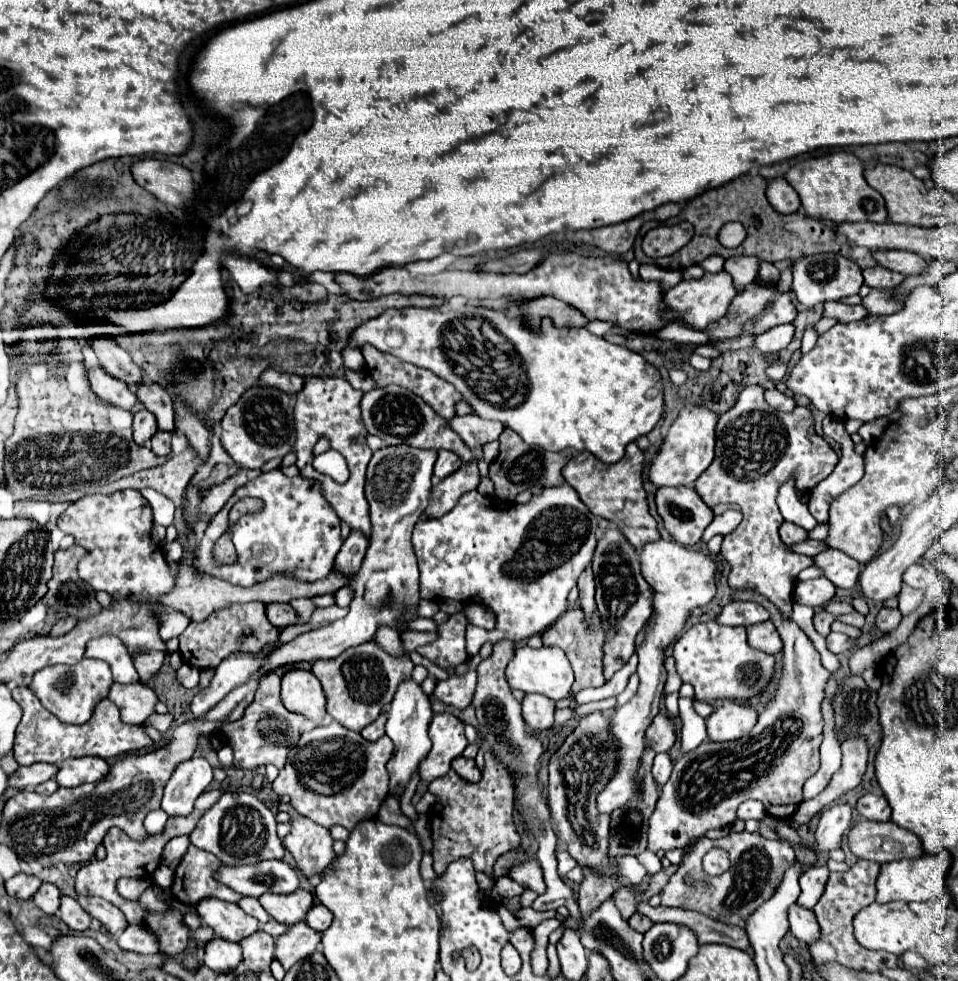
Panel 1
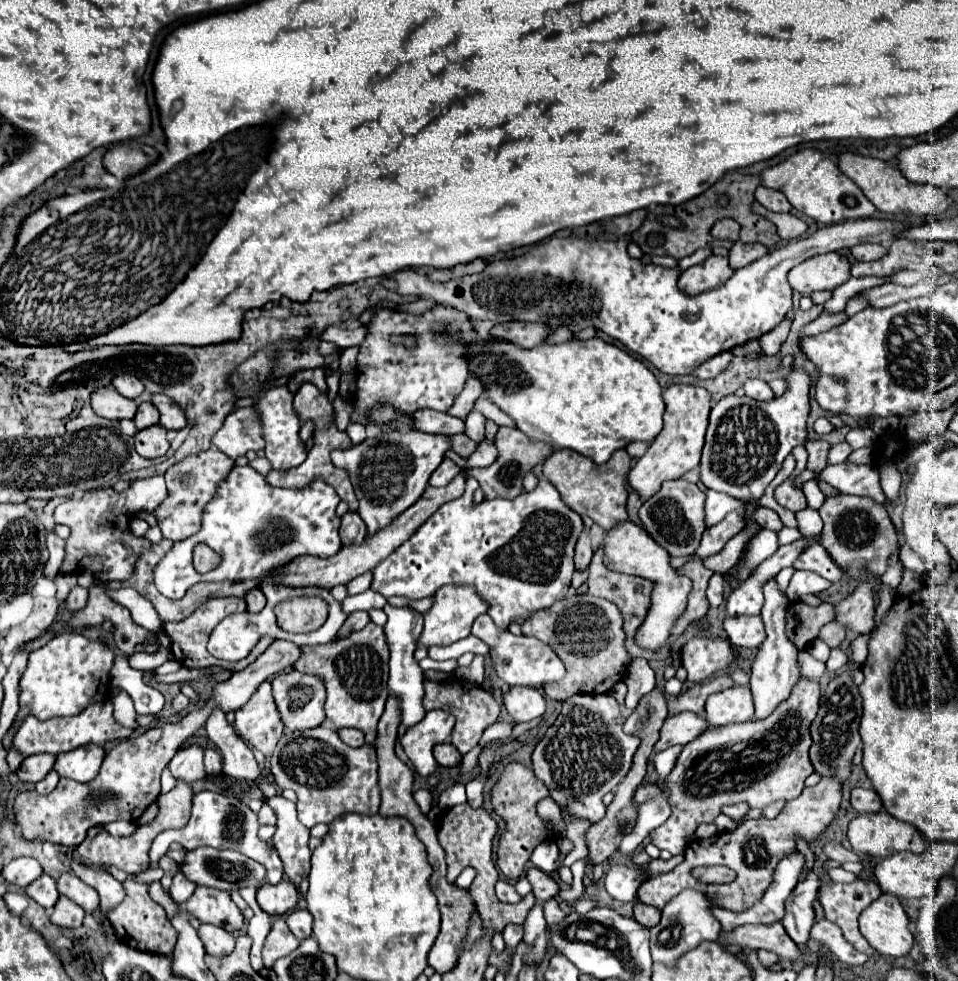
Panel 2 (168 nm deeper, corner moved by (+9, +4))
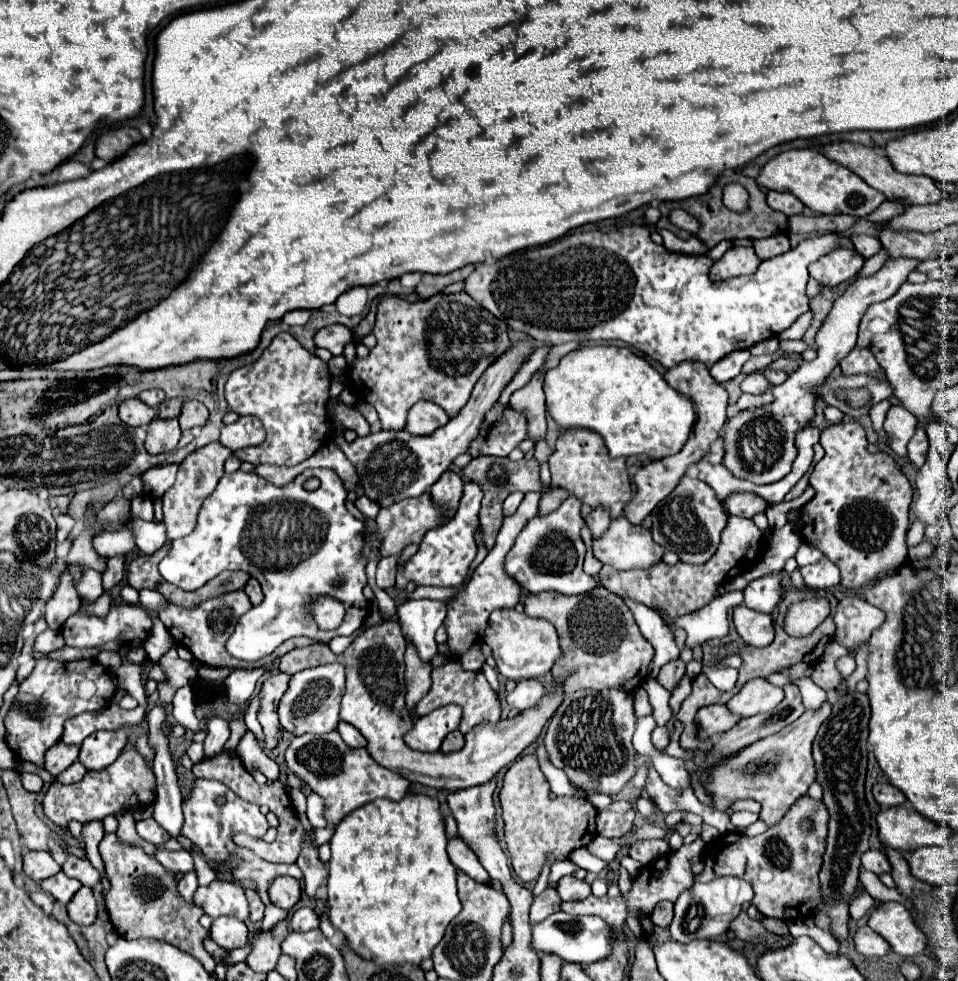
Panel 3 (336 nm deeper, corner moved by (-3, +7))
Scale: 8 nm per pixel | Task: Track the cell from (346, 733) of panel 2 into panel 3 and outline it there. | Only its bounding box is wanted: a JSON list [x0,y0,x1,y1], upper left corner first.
[338,722,368,748]

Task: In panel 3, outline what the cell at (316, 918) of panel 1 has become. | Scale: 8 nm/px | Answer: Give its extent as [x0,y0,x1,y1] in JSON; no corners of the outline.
[290,908,320,932]

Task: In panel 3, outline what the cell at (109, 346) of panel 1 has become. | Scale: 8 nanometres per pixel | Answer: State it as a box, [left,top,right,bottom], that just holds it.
[138,390,166,408]

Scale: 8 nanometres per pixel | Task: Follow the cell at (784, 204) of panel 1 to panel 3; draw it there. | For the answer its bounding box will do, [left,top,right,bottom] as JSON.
[768,190,804,216]

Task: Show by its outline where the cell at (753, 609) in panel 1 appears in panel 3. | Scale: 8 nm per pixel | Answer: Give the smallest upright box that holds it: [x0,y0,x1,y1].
[744,570,782,612]

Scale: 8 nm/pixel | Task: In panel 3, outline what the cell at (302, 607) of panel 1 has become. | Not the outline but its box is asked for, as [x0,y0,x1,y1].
[160,468,370,660]

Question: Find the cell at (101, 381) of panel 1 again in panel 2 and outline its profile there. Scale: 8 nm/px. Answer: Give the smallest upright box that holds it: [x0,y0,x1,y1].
[92,387,136,419]

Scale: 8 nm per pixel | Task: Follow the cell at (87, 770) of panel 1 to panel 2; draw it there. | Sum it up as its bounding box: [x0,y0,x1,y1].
[54,747,102,781]

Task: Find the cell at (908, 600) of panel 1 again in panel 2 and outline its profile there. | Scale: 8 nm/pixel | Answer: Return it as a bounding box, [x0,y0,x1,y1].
[882,555,902,589]

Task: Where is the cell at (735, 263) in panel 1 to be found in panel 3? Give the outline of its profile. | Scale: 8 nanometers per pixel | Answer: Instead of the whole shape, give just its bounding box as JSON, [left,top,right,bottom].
[754,236,790,260]

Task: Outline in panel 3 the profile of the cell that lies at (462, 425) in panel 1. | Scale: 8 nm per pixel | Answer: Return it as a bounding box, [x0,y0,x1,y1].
[406,402,450,436]

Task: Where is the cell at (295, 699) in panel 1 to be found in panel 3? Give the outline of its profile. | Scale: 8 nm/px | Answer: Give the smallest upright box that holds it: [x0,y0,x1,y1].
[278,664,344,734]

